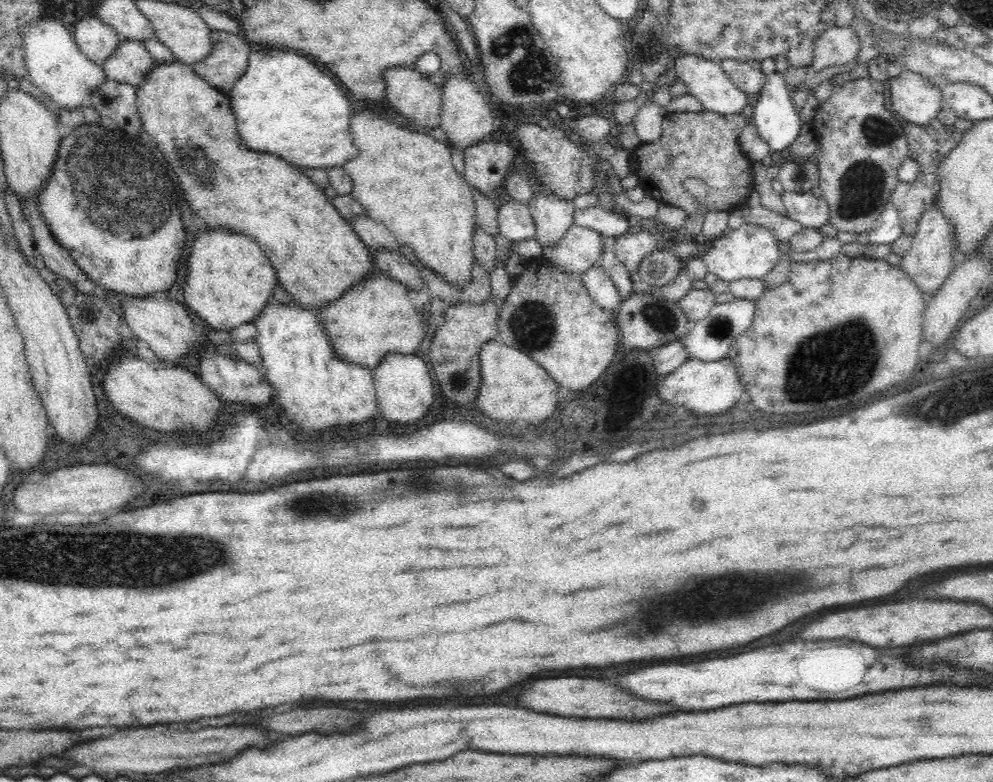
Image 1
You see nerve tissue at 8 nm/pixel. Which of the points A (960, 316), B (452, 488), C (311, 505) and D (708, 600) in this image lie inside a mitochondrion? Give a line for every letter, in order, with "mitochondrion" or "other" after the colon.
A: other
B: mitochondrion
C: mitochondrion
D: mitochondrion

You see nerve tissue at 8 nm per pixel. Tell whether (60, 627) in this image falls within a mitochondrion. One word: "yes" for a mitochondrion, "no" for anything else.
no

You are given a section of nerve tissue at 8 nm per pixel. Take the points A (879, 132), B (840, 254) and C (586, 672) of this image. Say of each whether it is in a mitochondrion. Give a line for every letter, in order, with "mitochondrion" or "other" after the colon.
A: mitochondrion
B: other
C: other

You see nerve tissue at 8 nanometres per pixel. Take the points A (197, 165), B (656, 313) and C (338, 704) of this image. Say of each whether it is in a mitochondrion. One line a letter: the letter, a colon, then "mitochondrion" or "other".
A: mitochondrion
B: mitochondrion
C: other

